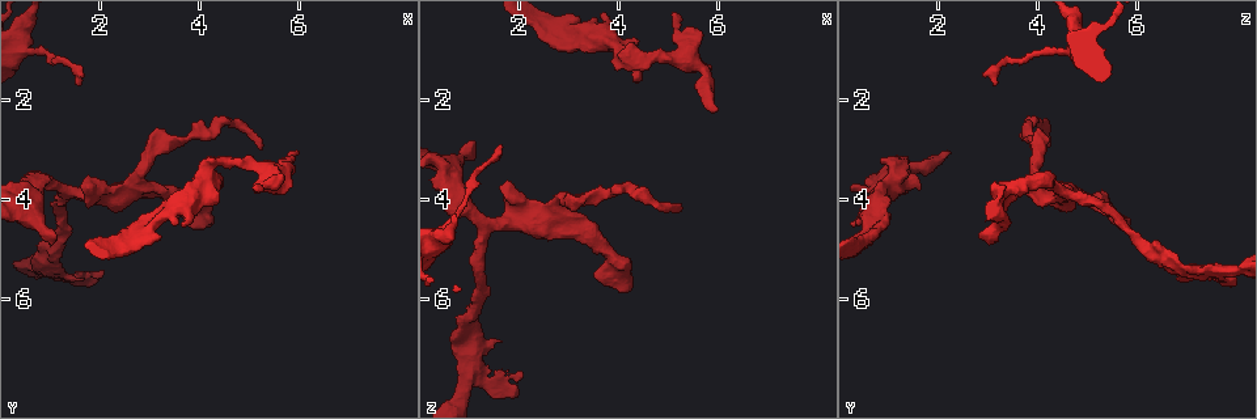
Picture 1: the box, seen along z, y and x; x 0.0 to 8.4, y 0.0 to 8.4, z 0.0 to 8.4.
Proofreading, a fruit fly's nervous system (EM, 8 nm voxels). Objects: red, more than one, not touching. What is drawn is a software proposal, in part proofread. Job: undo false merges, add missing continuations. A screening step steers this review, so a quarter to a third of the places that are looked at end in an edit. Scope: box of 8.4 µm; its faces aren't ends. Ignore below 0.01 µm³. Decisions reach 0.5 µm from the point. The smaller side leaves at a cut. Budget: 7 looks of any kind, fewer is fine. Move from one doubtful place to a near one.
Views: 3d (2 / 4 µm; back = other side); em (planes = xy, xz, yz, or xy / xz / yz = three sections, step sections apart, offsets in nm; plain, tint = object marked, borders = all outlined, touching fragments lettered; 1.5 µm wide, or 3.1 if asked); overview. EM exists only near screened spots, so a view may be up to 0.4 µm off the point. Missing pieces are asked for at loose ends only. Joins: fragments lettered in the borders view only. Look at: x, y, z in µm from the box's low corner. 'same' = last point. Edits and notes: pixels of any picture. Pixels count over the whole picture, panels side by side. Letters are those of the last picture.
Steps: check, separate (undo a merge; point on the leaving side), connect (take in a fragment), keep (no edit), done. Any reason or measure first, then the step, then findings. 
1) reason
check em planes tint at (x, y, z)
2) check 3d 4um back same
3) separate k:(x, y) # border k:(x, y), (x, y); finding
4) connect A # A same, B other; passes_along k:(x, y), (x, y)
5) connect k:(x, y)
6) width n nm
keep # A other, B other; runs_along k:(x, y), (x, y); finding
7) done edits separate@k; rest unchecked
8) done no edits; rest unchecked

thin end
check 3d 4um at (5.30, 2.90, 4.25)

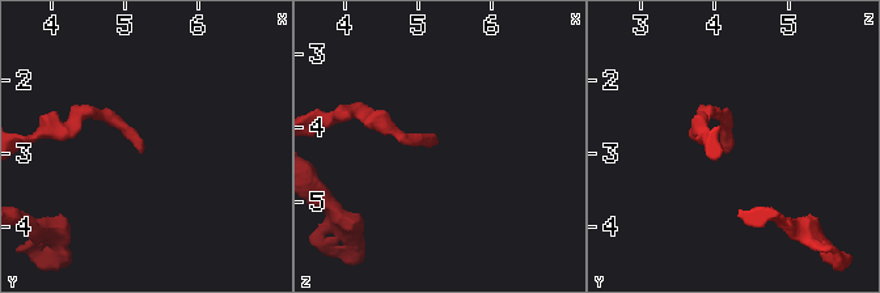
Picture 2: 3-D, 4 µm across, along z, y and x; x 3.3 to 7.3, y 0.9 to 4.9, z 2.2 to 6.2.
check em planes borders at (5.25, 2.95, 4.20)

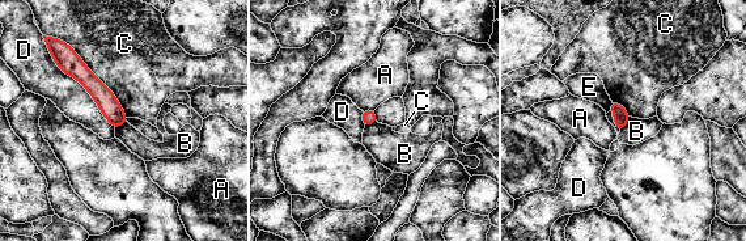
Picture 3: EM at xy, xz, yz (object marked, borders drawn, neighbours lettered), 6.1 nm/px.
keep # A other, B other, C other, D other, E other; border 3:(630, 117), (621, 131); none of them fits

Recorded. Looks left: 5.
branch stops here
check 3d 4um at (1.65, 1.70, 3.15)

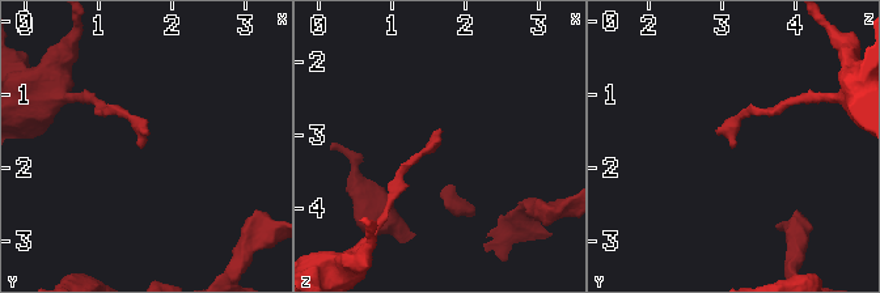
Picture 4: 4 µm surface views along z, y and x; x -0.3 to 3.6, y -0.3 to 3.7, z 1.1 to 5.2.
now the EM
check em planes borders at (1.65, 1.70, 3.15)

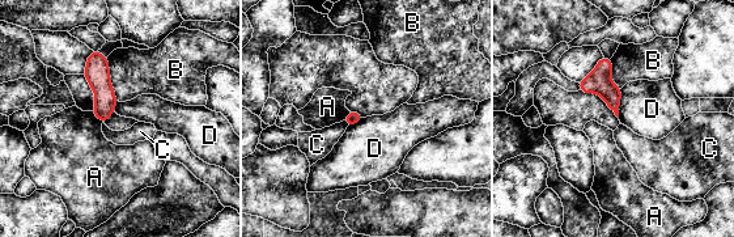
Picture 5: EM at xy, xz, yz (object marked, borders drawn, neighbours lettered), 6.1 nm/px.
width 80 nm
keep # A other, B other, C other, D other; border 5:(622, 88), (618, 117); no lettered fragment goes on from it

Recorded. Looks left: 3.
an open end
check 3d 4um at (4.40, 3.75, 1.65)

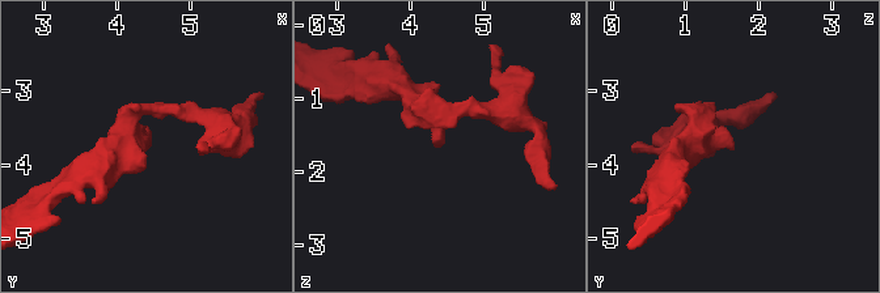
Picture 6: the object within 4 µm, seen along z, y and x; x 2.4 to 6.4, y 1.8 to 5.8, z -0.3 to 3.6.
check em planes tint at (4.35, 3.75, 1.65)

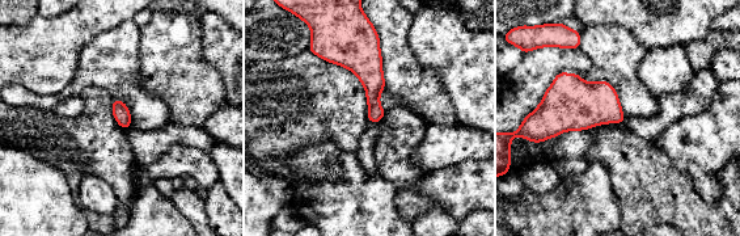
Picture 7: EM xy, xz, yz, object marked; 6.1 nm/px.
what lies round it
check em planes borders same

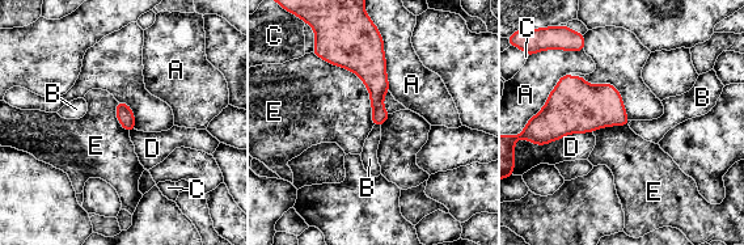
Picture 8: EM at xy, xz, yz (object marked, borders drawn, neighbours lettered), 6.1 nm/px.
keep # A other, B other, C other, D other, E other; border 8:(313, 54), (360, 79), (373, 125); none of them fits

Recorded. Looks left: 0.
done no edits; rest unchecked

